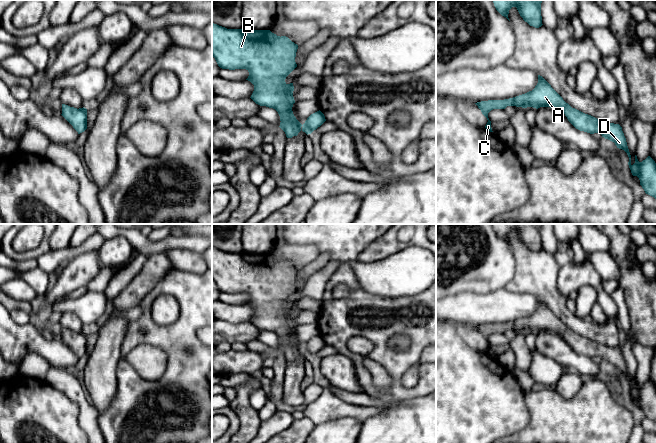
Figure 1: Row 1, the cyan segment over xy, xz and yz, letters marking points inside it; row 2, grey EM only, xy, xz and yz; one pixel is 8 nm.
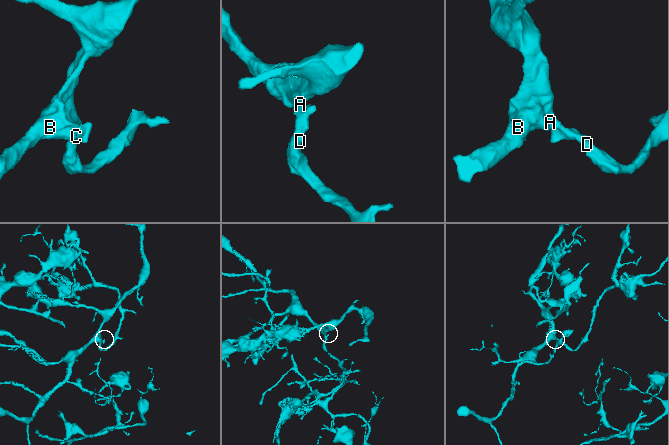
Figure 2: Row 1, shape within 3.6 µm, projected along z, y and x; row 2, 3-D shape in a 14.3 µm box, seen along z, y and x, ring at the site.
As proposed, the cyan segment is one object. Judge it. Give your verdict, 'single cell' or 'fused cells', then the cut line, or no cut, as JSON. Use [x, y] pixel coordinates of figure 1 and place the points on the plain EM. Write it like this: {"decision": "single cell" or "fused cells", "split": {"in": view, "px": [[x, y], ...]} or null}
{"decision": "single cell", "split": null}

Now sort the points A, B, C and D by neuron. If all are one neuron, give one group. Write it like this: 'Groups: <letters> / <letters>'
Groups: A B C D

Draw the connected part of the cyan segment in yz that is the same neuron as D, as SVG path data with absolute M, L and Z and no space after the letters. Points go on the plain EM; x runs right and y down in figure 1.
M538 299L538 307L535 312L525 318L509 323L481 325L475 328L487 342L488 346L485 352L490 356L493 355L488 337L493 333L505 333L507 330L516 330L522 332L533 331L536 333L550 331L561 335L576 353L590 358L600 357L605 363L614 366L617 372L624 374L629 381L628 389L632 399L639 402L640 409L645 417L656 423L655 385L648 380L645 384L639 386L635 379L635 387L632 389L626 362L619 348L608 347L572 332L542 300Z

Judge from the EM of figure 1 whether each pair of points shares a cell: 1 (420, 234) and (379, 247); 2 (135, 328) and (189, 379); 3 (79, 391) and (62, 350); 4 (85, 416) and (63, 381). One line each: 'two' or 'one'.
1: one
2: one
3: two
4: one

